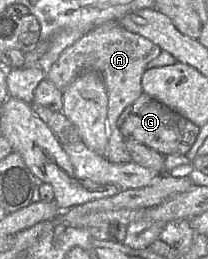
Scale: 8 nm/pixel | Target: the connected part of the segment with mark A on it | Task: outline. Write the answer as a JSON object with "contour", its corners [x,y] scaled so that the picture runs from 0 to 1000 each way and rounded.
{"contour":[[[567,85],[490,89],[317,185],[221,286],[284,347],[317,336],[394,278],[457,274],[476,282],[505,320],[519,363],[514,463],[519,556],[495,606],[558,633],[615,629],[630,618],[596,533],[563,490],[563,463],[611,409],[639,398],[688,359],[678,305],[707,270],[707,247],[760,220],[779,193],[721,154],[601,116]]]}

